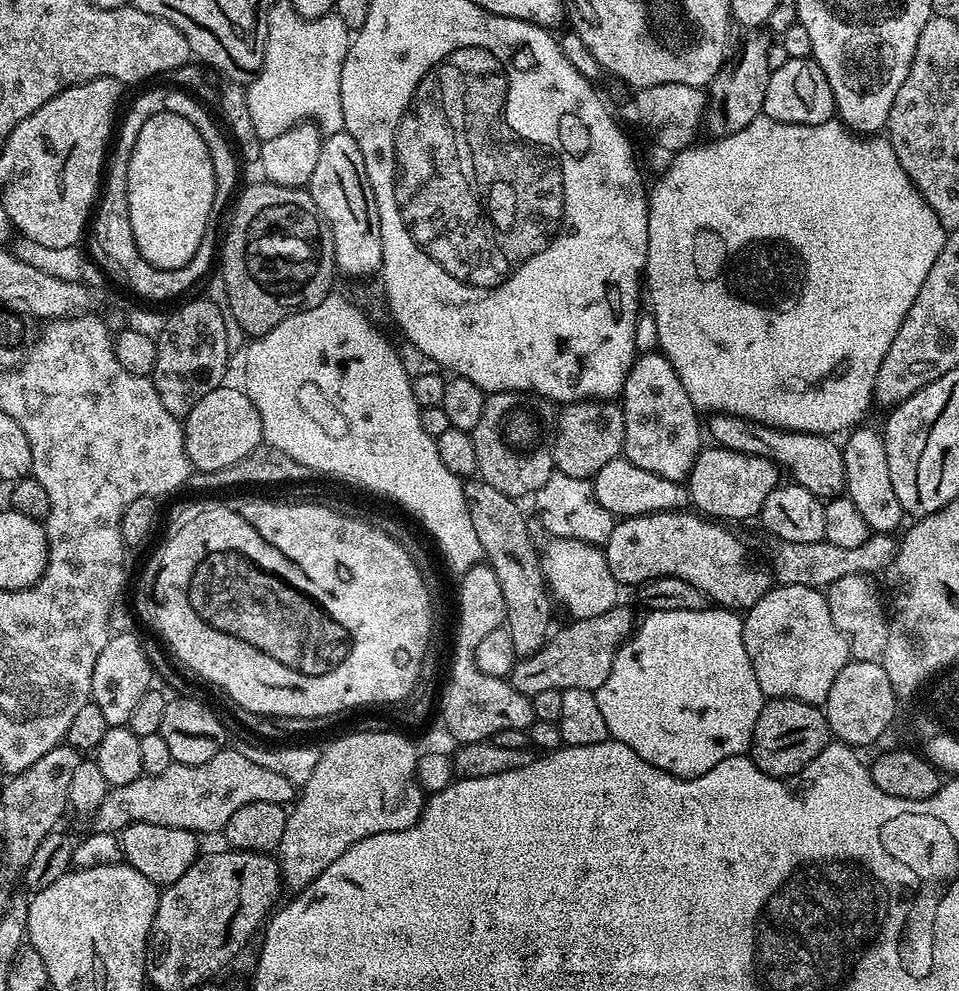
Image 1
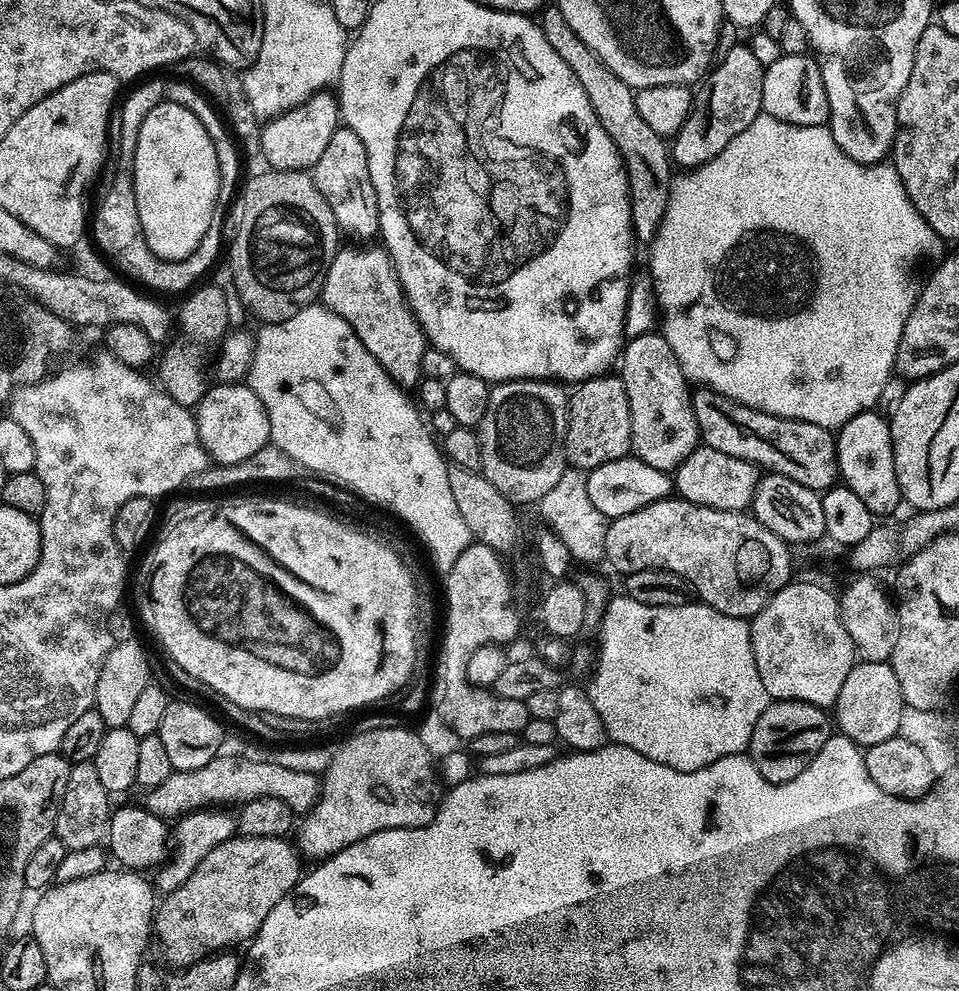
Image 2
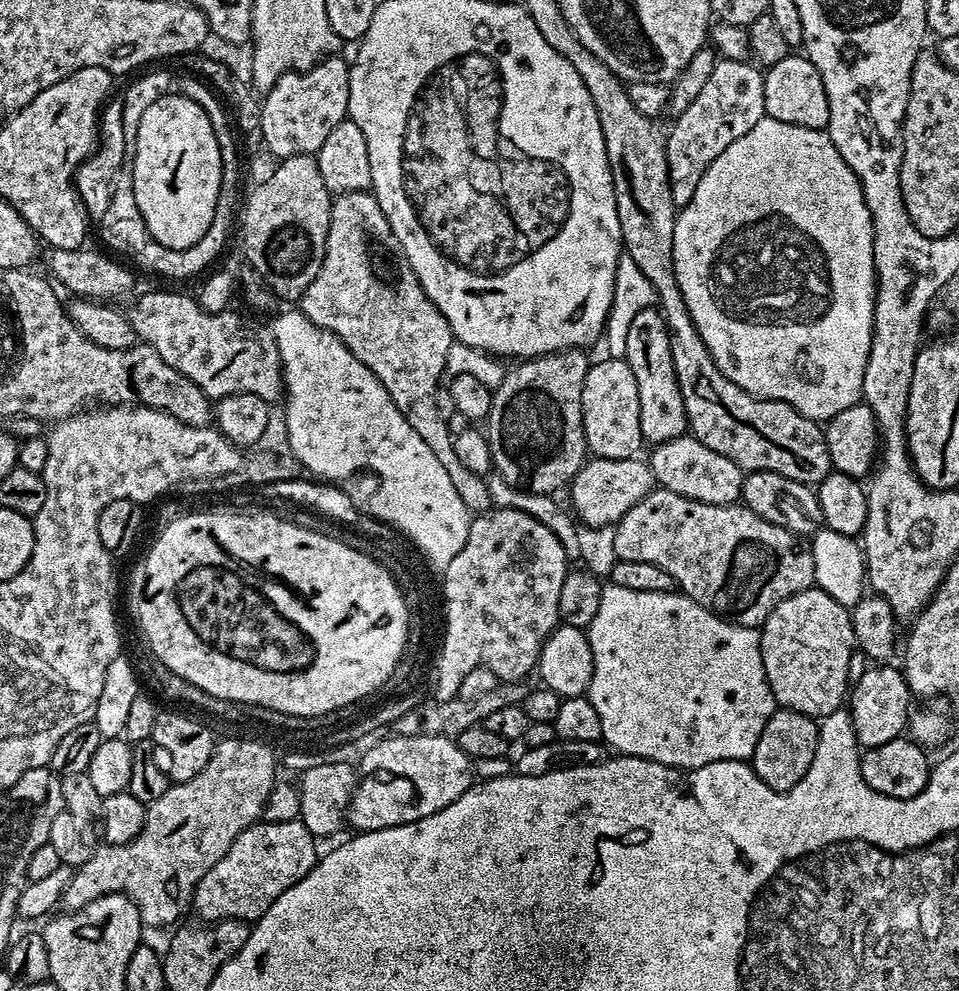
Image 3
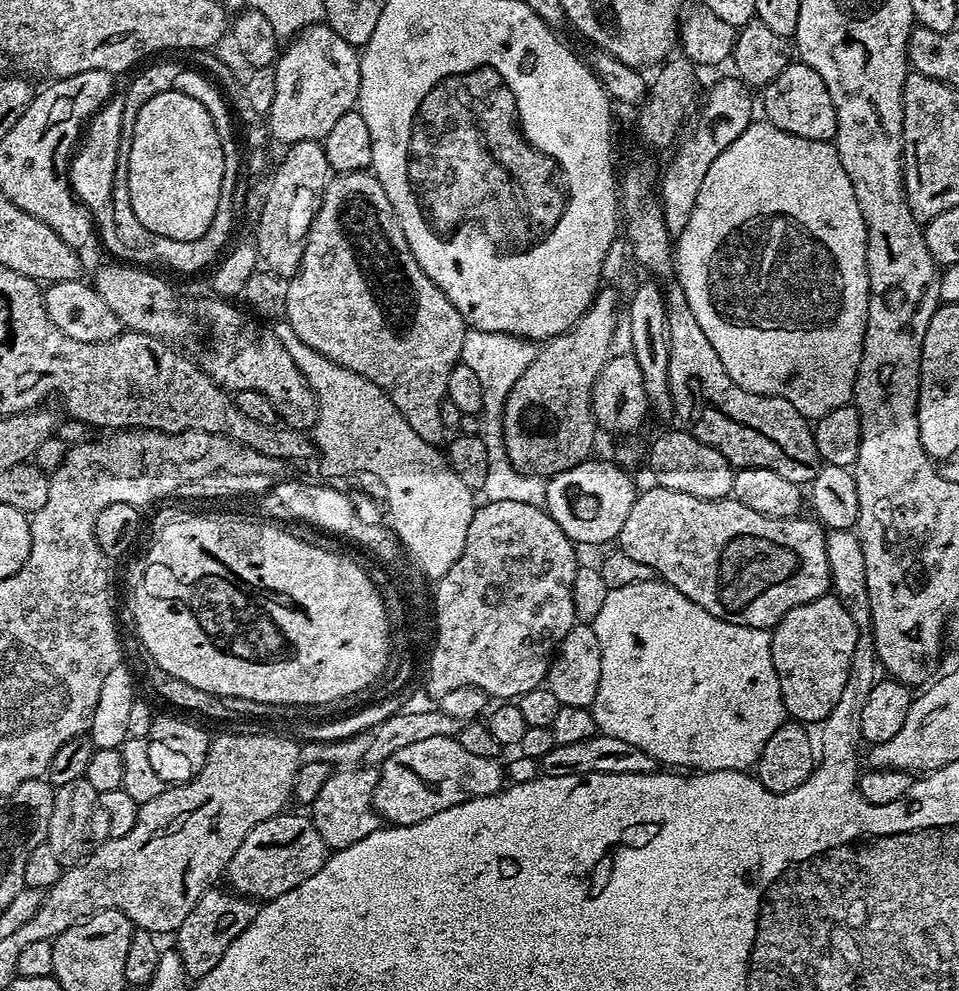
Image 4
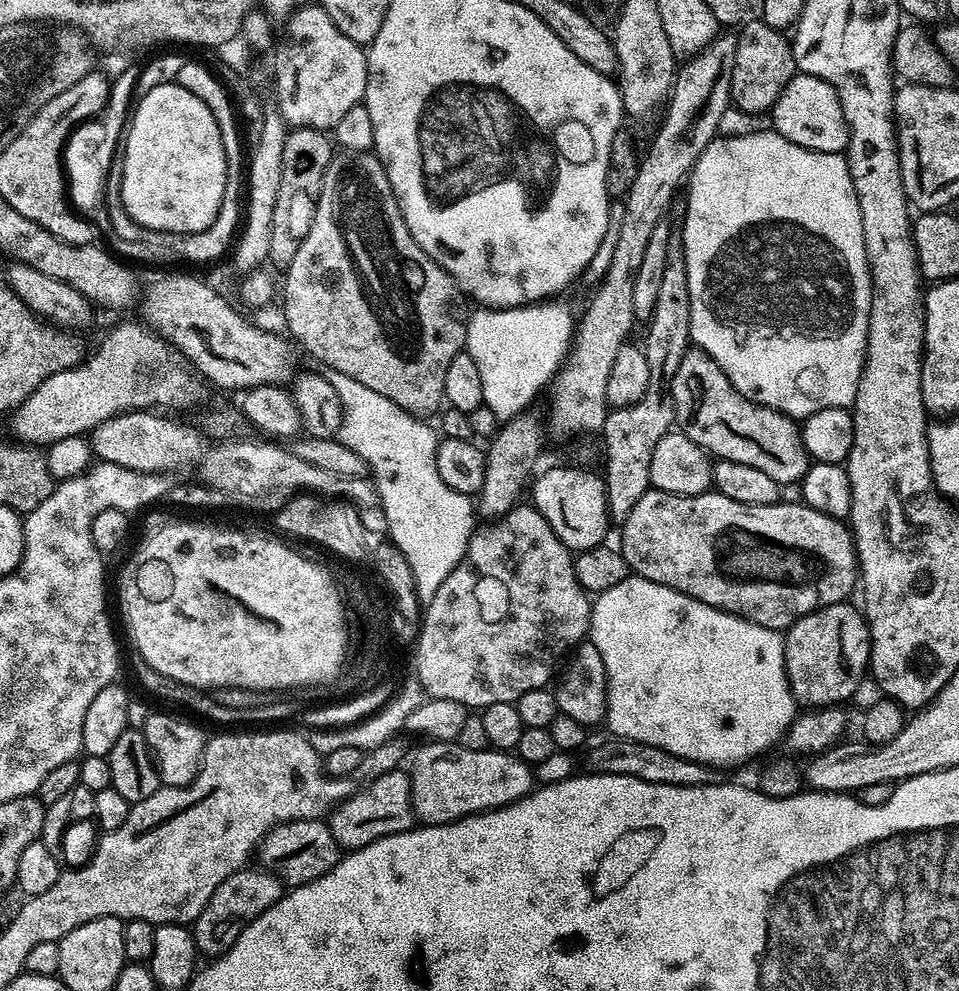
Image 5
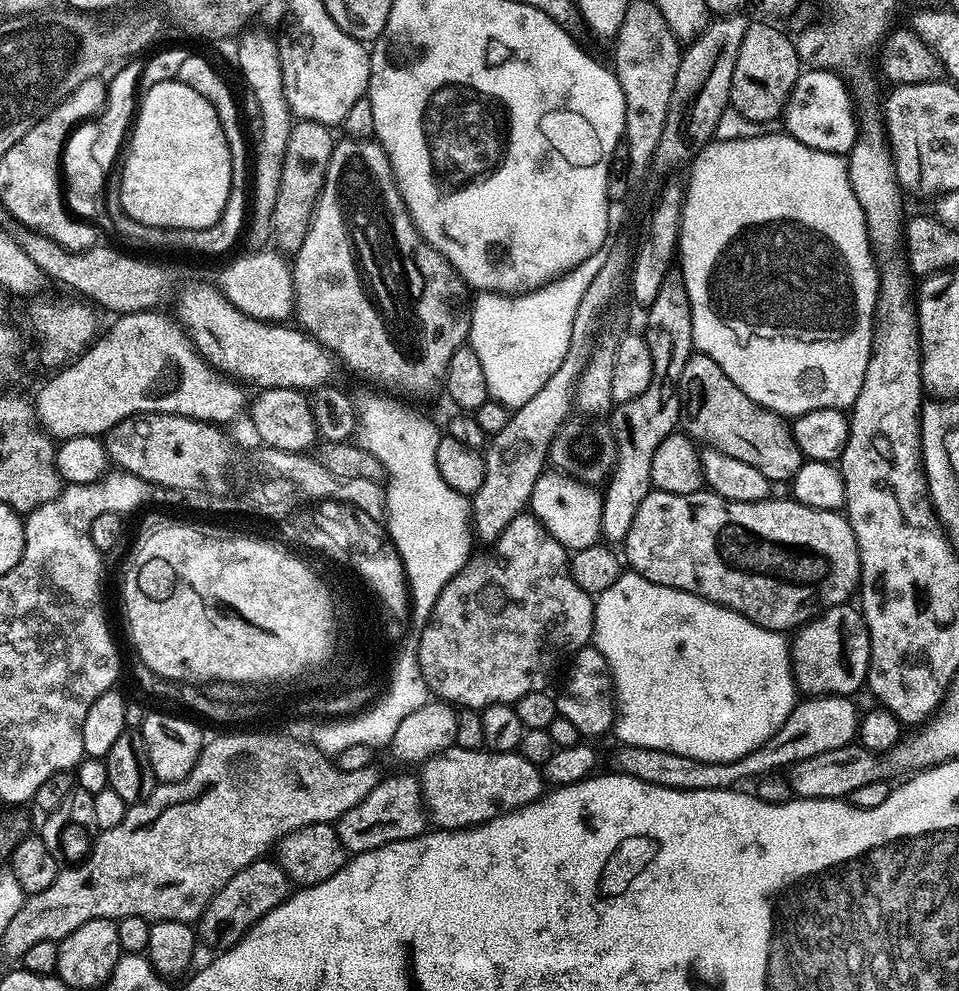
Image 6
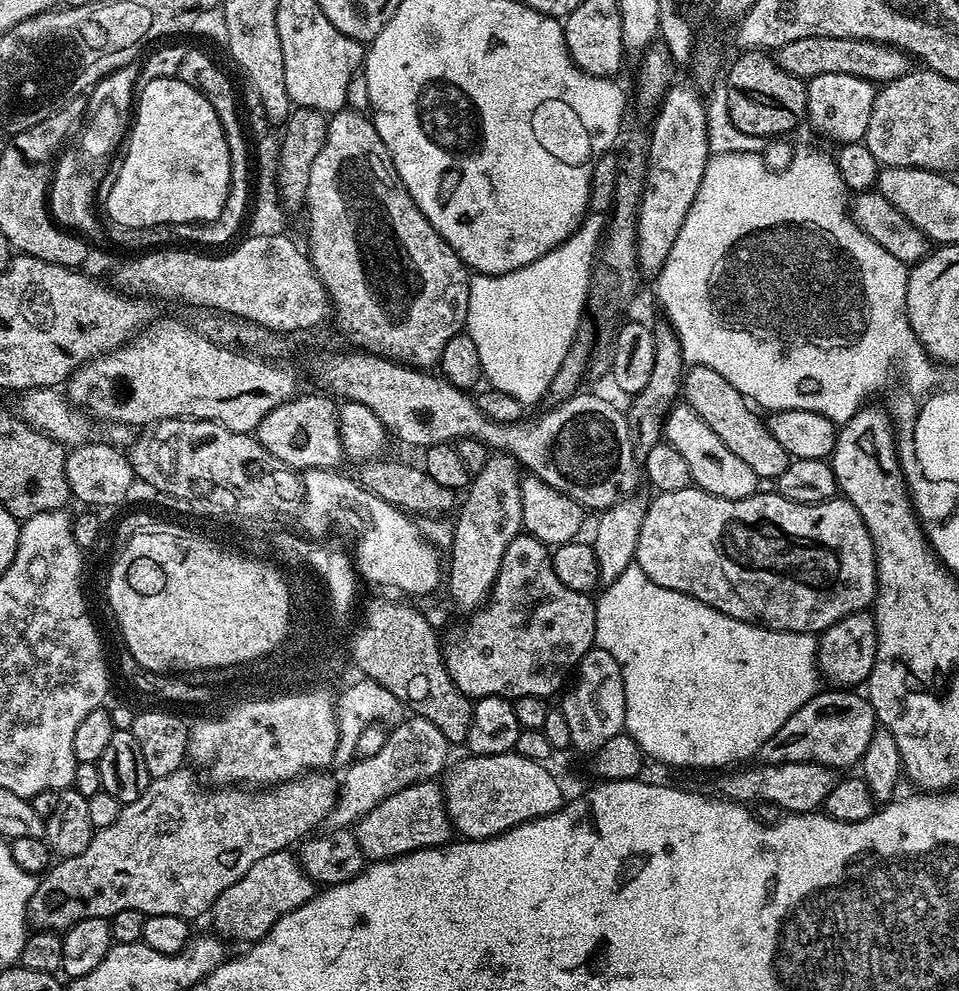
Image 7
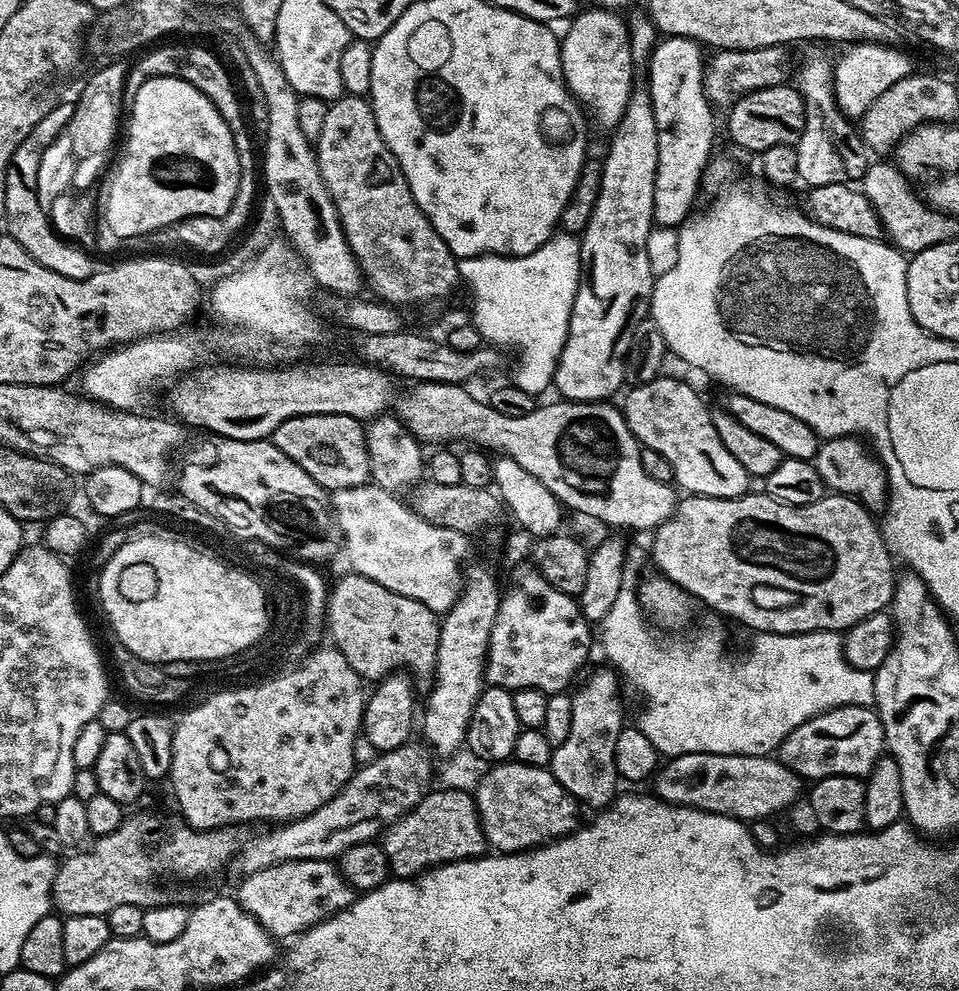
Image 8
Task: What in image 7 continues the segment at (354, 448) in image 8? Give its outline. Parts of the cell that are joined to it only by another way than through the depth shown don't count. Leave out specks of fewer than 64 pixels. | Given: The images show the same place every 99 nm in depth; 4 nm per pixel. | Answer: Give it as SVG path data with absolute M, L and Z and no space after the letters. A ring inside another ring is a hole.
M297 394L291 400L282 402L282 406L270 410L270 414L258 422L254 433L256 441L288 468L336 470L341 467L340 460L345 459L344 447L340 441L340 410L337 401L331 395L319 395Z

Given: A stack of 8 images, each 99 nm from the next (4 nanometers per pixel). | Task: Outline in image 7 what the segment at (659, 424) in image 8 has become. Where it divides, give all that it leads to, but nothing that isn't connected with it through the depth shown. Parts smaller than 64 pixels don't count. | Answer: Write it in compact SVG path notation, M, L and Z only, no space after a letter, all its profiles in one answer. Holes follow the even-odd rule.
M680 402L667 409L662 436L670 446L674 446L674 450L678 450L678 454L682 454L686 466L690 466L692 484L703 492L737 500L753 496L758 491L758 478L754 470L750 470L750 466L746 466L738 454L730 451L730 446L726 446L726 442L722 442L722 438L718 438L718 434L714 434L714 430L710 430L702 418L698 418L689 404Z

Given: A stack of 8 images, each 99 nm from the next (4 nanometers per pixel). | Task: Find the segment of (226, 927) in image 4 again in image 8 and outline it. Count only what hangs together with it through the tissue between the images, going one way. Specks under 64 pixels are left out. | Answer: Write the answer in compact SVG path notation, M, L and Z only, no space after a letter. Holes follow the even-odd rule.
M291 860L274 866L266 866L266 870L258 870L254 874L243 877L237 892L234 892L242 909L250 914L263 928L273 936L295 938L307 928L318 922L346 910L354 899L354 889L342 878L339 867L332 860Z

